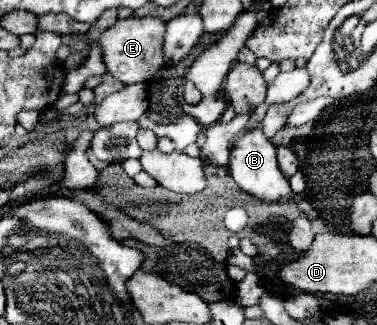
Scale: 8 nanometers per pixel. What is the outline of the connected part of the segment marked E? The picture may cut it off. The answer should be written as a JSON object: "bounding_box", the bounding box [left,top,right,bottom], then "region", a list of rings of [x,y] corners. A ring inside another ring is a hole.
{"bounding_box":[97,17,165,85],"region":[[[157,17],[117,19],[117,23],[103,31],[103,35],[97,39],[107,73],[125,85],[149,81],[163,67],[163,33],[165,21]]]}

